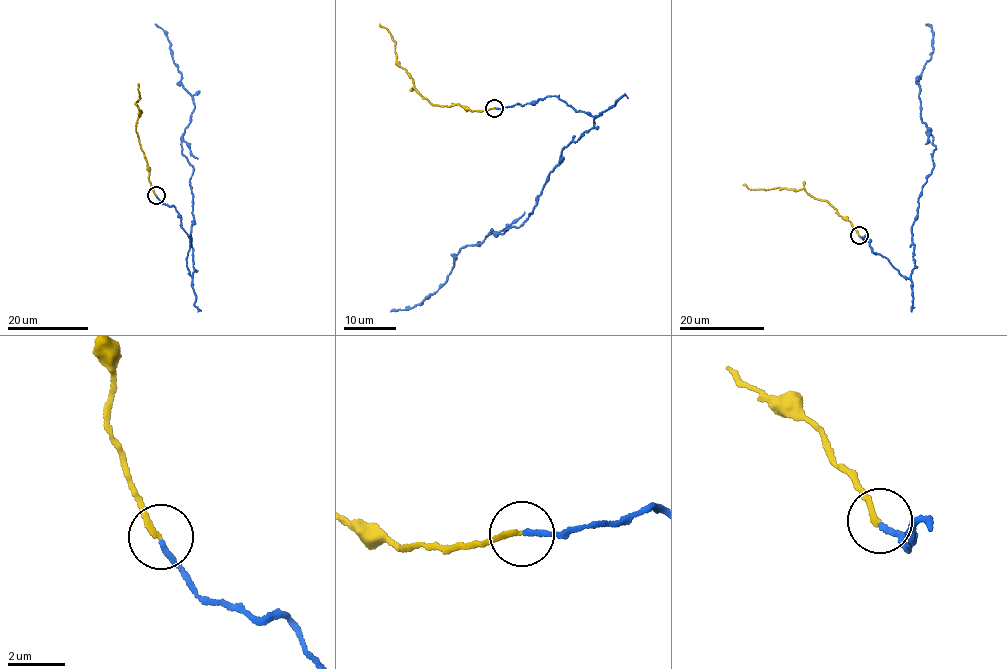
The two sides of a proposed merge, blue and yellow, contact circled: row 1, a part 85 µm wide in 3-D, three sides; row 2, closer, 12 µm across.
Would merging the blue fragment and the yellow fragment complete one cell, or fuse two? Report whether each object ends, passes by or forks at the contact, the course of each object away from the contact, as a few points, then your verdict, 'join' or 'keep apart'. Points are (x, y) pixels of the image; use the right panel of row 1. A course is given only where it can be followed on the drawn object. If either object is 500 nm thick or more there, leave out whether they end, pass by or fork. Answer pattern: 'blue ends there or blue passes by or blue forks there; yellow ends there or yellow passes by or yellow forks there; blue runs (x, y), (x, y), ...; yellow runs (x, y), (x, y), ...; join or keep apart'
blue ends there; yellow ends there; blue runs (860, 236), (899, 274), (911, 276), (911, 225), (936, 145), (921, 120), (916, 81), (933, 51), (926, 24); yellow runs (860, 235), (834, 206), (804, 189), (750, 189), (743, 184); join

